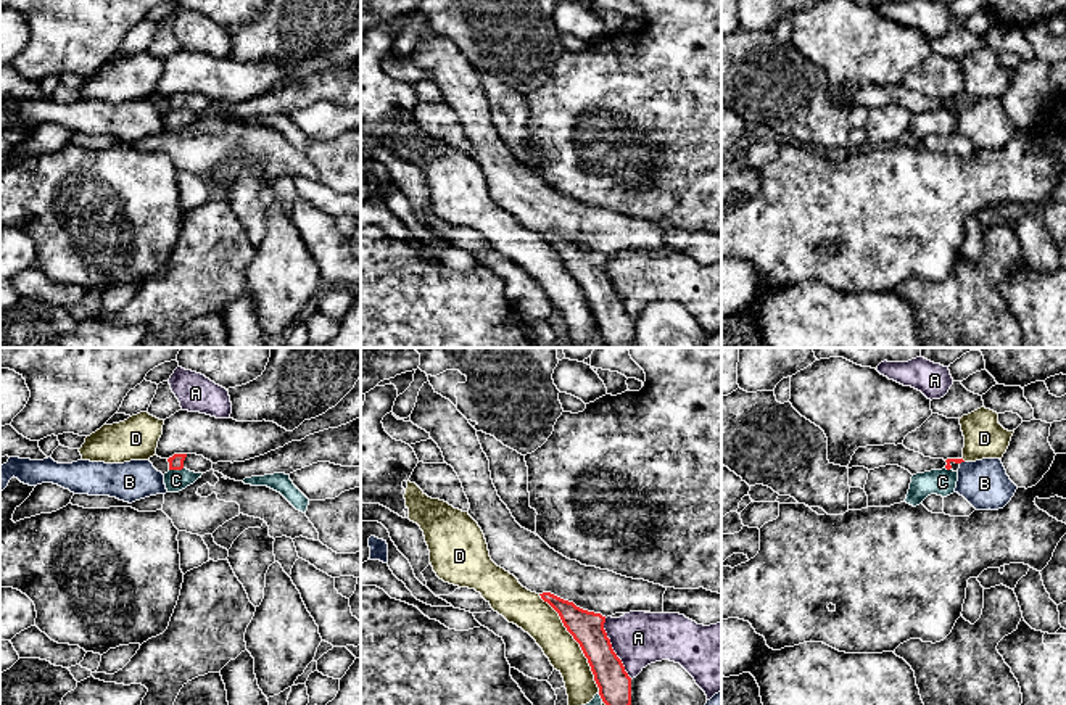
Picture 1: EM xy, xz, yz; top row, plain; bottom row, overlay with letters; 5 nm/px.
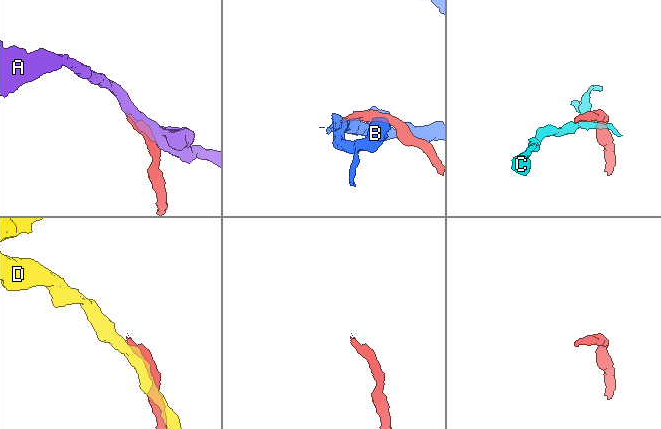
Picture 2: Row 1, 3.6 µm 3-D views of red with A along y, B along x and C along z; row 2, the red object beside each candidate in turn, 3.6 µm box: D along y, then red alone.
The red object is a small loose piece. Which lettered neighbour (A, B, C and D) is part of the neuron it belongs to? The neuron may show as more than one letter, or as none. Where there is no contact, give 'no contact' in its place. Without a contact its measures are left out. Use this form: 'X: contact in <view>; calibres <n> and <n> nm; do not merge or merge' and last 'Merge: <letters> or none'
A: contact in xz; calibres 160 and 260 nm; do not merge
B: contact in yz; calibres 30 and 240 nm; do not merge
C: contact in xy; calibres 80 and 110 nm; do not merge
D: contact in xz; calibres 160 and 180 nm; do not merge
Merge: none

